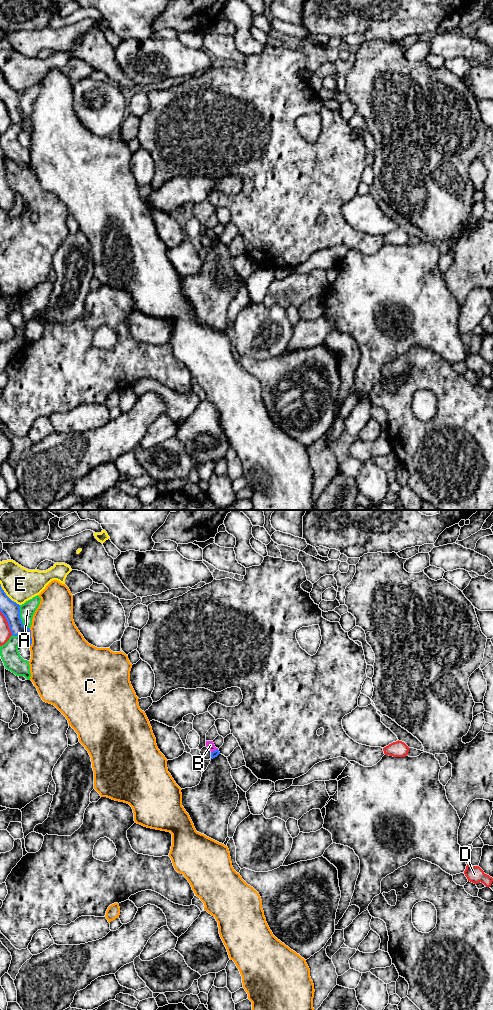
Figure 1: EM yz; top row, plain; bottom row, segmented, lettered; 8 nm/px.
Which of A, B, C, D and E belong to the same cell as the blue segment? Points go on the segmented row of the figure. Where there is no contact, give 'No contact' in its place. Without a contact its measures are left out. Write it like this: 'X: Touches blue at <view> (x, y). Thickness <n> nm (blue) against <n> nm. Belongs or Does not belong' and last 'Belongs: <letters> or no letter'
A: Touches blue at yz (20, 618). Thickness 140 nm (blue) against 120 nm. Does not belong
B: Touches blue at yz (215, 750). Thickness 50 nm (blue) against 70 nm. Does not belong
C: Touches blue at yz (30, 637). Thickness 130 nm (blue) against 440 nm. Does not belong
D: Touches blue at yz (7, 621). Thickness 140 nm (blue) against 90 nm. Does not belong
E: Touches blue at yz (6, 595). Thickness 140 nm (blue) against 280 nm. Does not belong
Belongs: no letter

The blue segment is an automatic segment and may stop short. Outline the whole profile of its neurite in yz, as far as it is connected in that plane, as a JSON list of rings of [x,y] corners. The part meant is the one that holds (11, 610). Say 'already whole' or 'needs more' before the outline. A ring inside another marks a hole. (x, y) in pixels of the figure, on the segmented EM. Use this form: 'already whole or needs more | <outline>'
already whole | [[[0,584],[0,611],[5,616],[13,636],[22,636],[22,641],[28,646],[32,644],[31,630],[26,628],[20,618],[20,605],[12,601]]]

